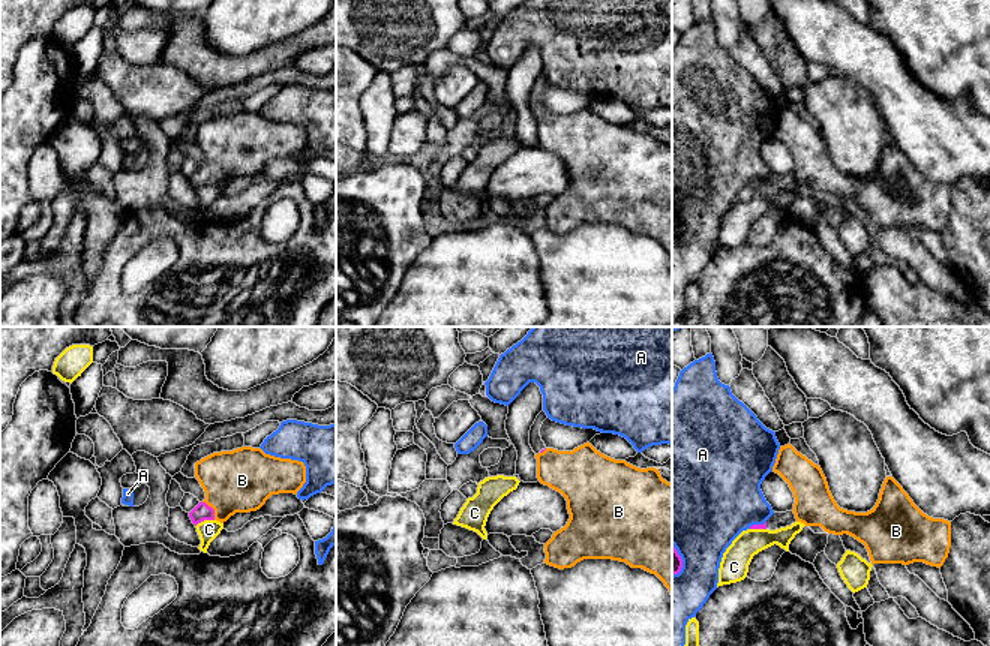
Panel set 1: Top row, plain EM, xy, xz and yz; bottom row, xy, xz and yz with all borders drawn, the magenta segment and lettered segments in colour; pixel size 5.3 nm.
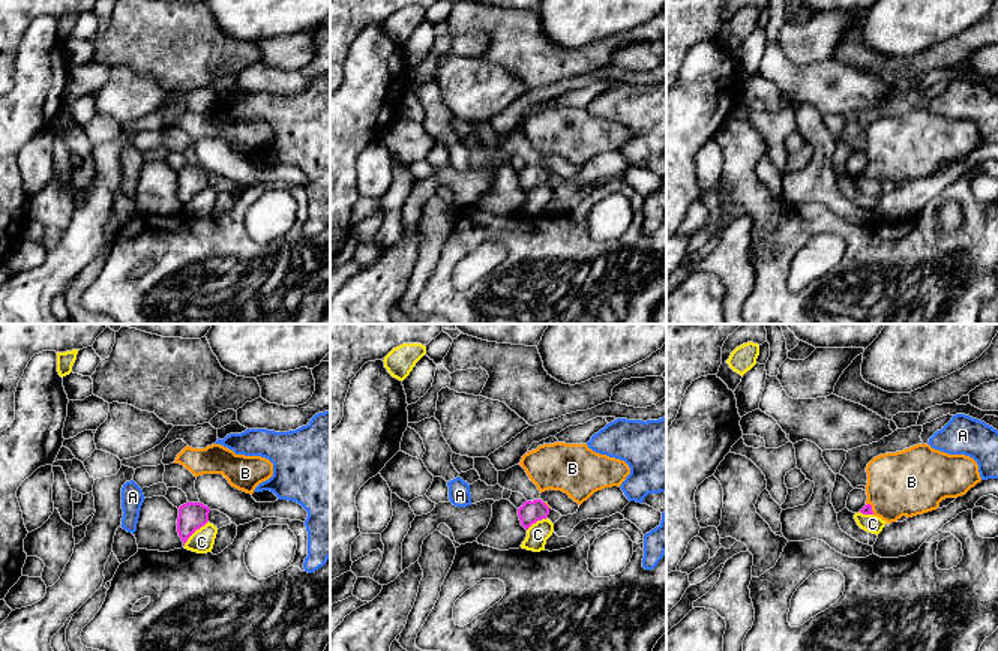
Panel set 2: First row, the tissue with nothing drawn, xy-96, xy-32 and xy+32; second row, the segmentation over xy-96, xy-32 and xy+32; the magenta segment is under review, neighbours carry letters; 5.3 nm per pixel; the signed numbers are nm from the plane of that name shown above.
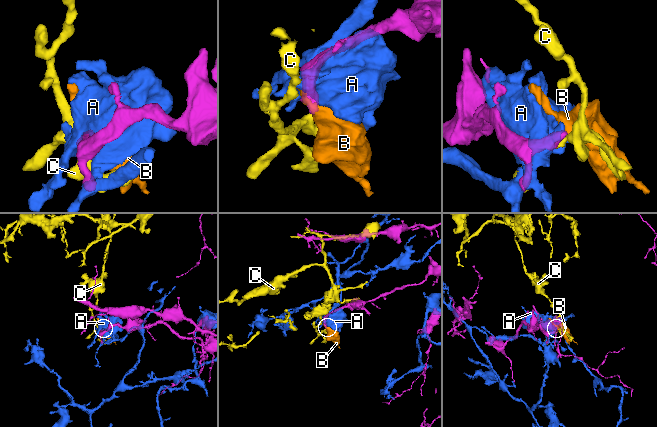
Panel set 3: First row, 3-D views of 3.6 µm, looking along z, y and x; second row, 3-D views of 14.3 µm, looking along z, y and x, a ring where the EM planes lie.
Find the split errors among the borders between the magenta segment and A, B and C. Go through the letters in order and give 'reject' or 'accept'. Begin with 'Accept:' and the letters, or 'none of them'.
Accept: B
A: reject
B: accept
C: reject

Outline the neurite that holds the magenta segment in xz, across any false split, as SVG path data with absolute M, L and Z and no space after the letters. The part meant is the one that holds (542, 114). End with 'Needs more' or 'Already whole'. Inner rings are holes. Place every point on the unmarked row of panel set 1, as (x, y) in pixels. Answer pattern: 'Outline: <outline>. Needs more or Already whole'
Outline: M590 106L573 115L546 112L536 123L538 145L566 162L570 178L567 189L544 208L544 228L564 234L584 223L620 225L656 238L672 259L672 148L662 142L658 133L640 133L626 124L610 123Z. Needs more

